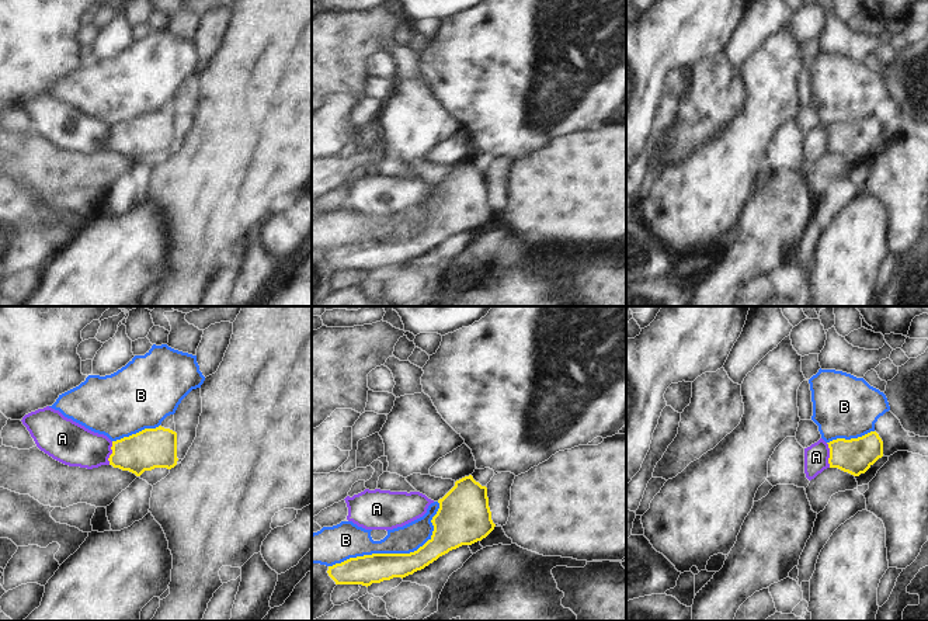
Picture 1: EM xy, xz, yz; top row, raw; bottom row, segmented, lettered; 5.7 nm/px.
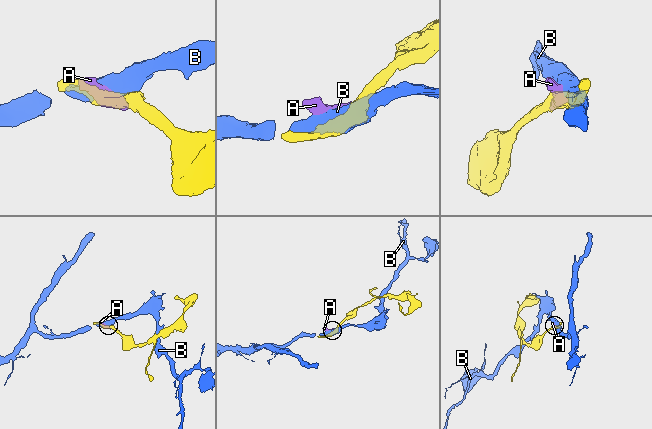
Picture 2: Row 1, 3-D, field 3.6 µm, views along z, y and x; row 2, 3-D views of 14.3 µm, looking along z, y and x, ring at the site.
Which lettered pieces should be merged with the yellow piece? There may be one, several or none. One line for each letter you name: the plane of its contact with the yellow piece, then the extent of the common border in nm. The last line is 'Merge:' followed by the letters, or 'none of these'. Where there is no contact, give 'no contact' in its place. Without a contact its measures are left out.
Merge: none of these

